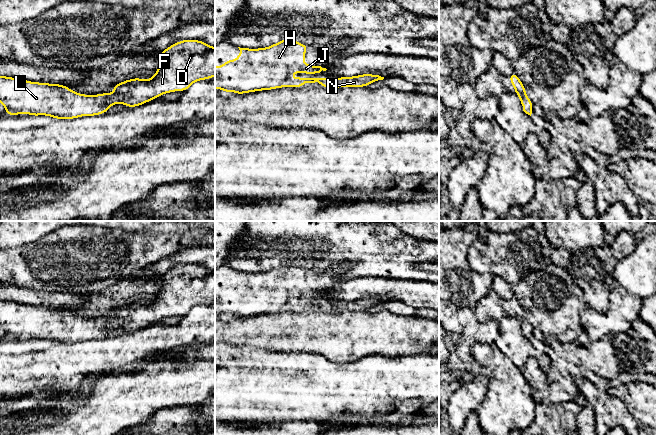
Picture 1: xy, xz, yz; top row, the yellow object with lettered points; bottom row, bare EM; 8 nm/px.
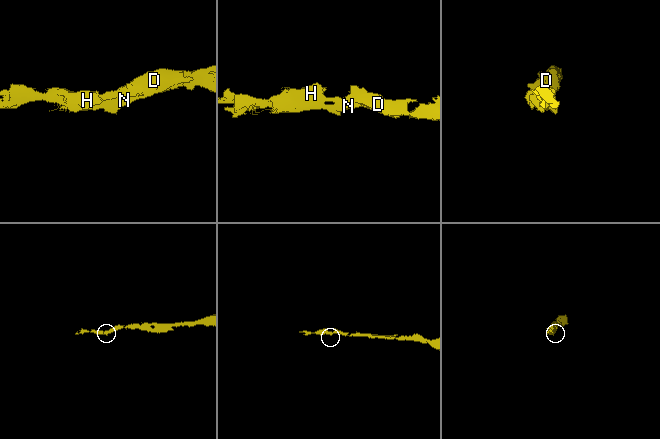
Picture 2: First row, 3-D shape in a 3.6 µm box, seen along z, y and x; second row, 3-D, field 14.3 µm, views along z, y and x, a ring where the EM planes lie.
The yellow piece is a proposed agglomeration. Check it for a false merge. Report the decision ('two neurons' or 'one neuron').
one neuron

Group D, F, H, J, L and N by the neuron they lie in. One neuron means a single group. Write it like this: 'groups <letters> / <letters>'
groups D F H J L N

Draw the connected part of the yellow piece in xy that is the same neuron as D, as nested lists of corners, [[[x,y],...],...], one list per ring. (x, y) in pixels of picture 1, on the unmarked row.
[[[188,263],[172,268],[160,277],[160,289],[153,301],[148,304],[142,302],[132,302],[114,309],[113,317],[101,317],[96,319],[80,318],[72,315],[62,308],[50,308],[30,306],[28,304],[0,300],[0,326],[6,333],[6,340],[28,338],[32,340],[50,340],[54,343],[75,343],[82,340],[96,340],[107,336],[108,332],[114,328],[125,328],[128,332],[143,329],[154,322],[159,322],[162,318],[175,315],[186,315],[199,304],[211,303],[215,300],[215,271],[203,265]]]

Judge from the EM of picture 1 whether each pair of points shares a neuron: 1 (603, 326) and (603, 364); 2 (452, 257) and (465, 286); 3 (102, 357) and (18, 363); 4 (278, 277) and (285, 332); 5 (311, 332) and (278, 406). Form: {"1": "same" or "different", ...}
{"1": "different", "2": "same", "3": "same", "4": "different", "5": "different"}

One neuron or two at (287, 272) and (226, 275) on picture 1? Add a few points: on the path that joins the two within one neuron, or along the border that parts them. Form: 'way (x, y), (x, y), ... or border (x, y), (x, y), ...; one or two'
way (272, 281), (241, 281); one

